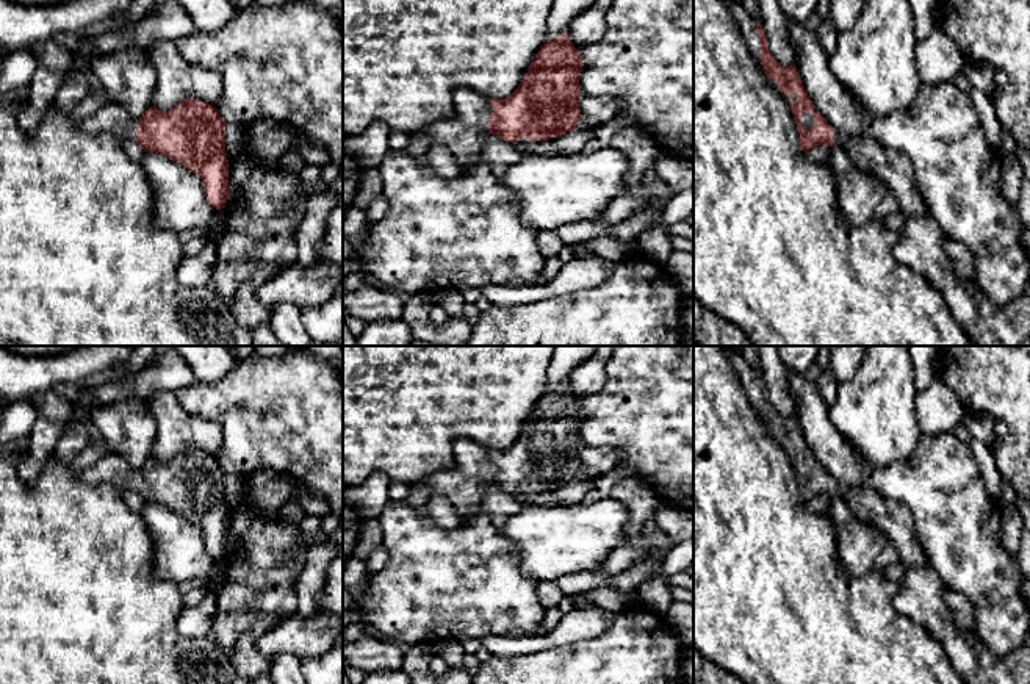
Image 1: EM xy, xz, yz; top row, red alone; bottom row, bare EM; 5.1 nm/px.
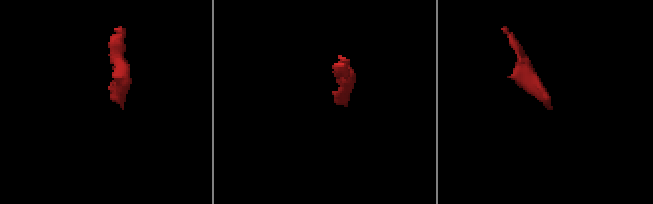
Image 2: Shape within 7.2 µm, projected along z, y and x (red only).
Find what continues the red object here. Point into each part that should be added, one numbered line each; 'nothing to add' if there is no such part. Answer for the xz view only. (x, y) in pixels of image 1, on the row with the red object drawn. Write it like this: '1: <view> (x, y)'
1: xz (464, 133)

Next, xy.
1: xy (113, 119)

